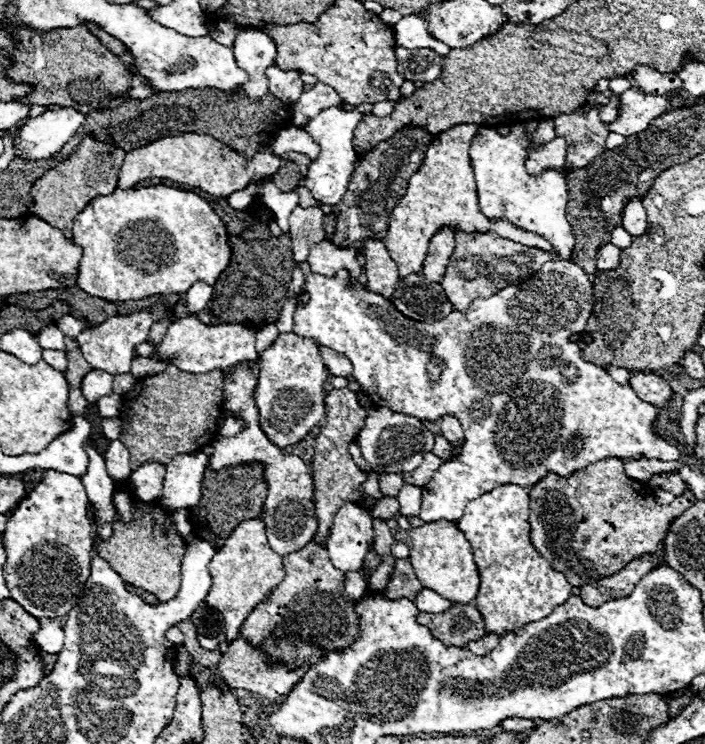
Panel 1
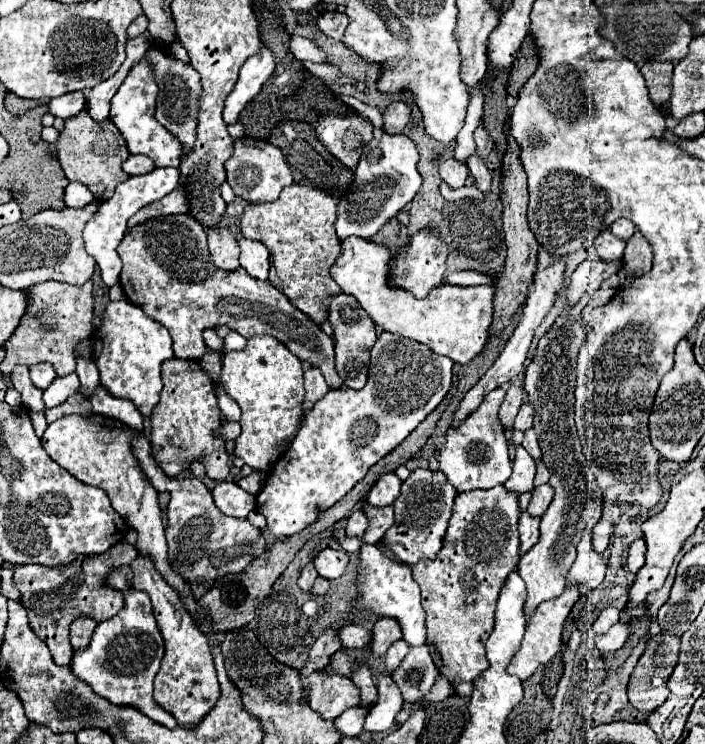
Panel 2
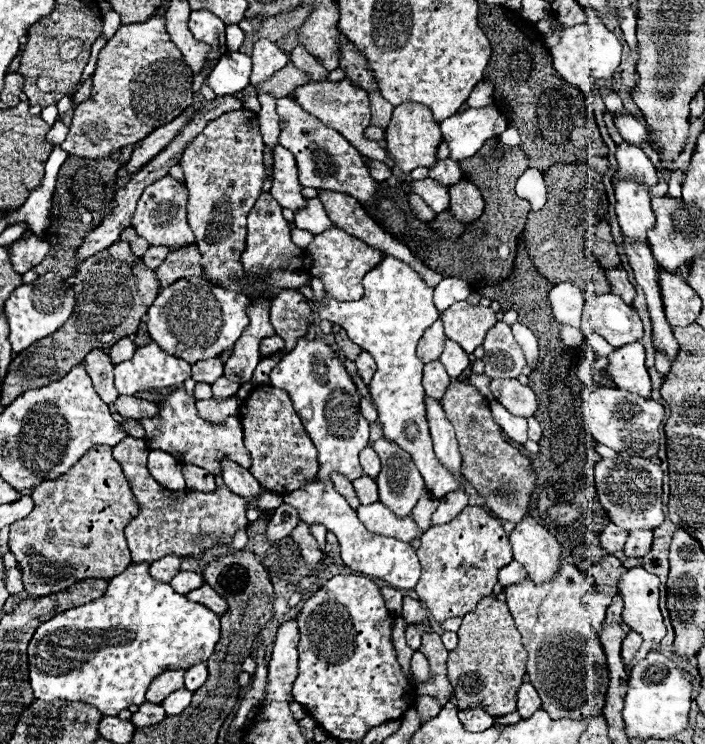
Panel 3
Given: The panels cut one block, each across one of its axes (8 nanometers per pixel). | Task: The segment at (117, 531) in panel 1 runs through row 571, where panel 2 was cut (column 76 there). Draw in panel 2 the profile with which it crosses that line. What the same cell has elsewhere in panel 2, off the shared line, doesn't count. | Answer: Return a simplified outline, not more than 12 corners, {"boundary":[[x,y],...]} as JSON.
{"boundary":[[84,110],[66,118],[58,160],[96,200],[130,176],[130,156],[112,120]]}

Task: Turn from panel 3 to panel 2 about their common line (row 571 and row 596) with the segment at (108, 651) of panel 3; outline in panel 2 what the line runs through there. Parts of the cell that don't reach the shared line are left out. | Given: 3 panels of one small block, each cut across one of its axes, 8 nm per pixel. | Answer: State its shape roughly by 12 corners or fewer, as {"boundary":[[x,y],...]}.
{"boundary":[[146,592],[96,626],[70,668],[112,704],[166,728],[152,698],[164,638]]}

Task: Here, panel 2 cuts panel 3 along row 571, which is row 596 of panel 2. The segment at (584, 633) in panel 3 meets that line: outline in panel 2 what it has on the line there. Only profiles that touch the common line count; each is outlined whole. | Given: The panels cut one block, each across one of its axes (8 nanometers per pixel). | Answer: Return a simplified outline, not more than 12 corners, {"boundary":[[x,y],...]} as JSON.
{"boundary":[[580,588],[542,602],[507,672],[526,680],[562,646]]}

